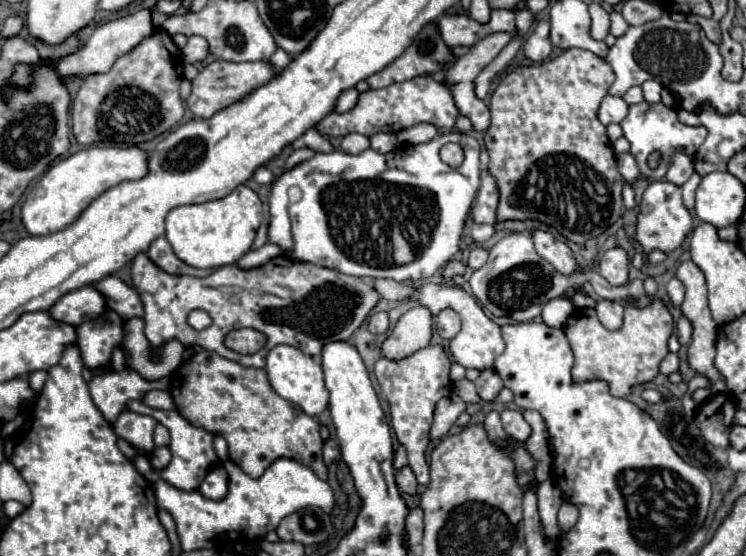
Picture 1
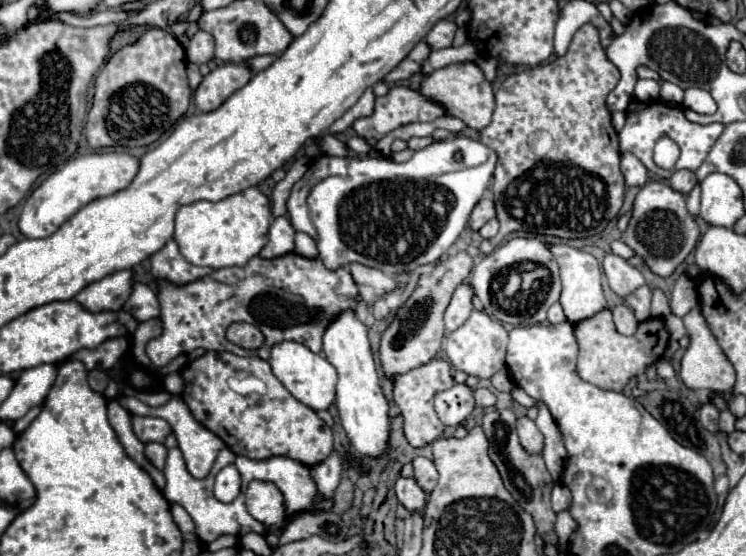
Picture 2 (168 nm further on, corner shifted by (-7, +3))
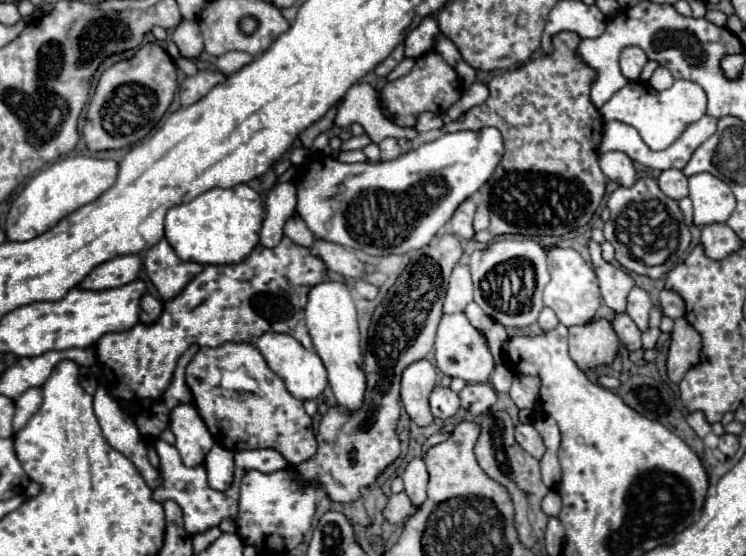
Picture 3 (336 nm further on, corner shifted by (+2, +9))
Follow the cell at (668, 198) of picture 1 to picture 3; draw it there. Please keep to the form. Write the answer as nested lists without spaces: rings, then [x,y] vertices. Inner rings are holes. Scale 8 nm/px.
[[[643,177],[629,189],[617,187],[607,199],[607,209],[611,211],[611,219],[605,223],[603,233],[615,247],[615,259],[627,271],[645,275],[649,279],[661,279],[685,255],[691,233],[683,223],[677,201],[669,199],[659,189],[655,179]]]

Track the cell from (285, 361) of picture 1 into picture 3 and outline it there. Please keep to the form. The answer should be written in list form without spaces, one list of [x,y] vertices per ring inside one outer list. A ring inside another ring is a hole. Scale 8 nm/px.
[[[265,333],[257,339],[257,349],[261,351],[261,355],[265,357],[267,365],[285,381],[287,391],[295,397],[295,399],[317,399],[323,389],[327,387],[327,371],[323,361],[319,359],[319,355],[315,351],[307,351],[297,339],[293,339],[291,335],[283,335],[283,333]]]

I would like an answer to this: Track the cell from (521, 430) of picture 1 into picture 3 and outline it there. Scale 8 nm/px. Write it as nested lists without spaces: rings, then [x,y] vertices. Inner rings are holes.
[[[529,423],[529,425],[517,425],[515,427],[515,439],[517,443],[529,453],[533,455],[535,459],[541,459],[543,453],[545,453],[545,443],[541,439],[541,435],[535,431],[535,427]]]

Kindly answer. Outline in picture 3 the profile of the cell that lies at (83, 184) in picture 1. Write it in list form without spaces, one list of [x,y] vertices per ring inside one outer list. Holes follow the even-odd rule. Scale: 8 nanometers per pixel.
[[[77,155],[77,157],[67,157],[49,165],[47,169],[37,173],[19,193],[19,197],[13,201],[11,211],[7,215],[7,223],[5,223],[7,239],[29,241],[53,229],[63,217],[87,205],[89,201],[95,201],[101,193],[105,193],[105,189],[113,185],[115,177],[117,177],[117,163],[109,159]]]

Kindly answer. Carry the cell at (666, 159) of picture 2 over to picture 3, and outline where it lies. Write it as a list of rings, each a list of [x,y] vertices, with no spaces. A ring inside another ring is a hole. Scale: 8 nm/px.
[[[677,79],[673,87],[665,91],[655,91],[643,81],[629,81],[599,109],[599,113],[605,121],[622,121],[633,125],[639,131],[641,139],[653,151],[661,151],[667,149],[687,129],[685,115],[689,115],[689,125],[691,125],[705,115],[705,105],[707,105],[705,91],[697,83],[687,79]]]

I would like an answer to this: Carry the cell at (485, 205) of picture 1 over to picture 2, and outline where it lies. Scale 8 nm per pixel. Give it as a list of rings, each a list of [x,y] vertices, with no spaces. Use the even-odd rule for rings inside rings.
[[[488,197],[488,199],[480,199],[470,215],[470,227],[474,231],[478,231],[486,221],[494,219],[496,217],[496,209],[494,209],[494,199]]]

